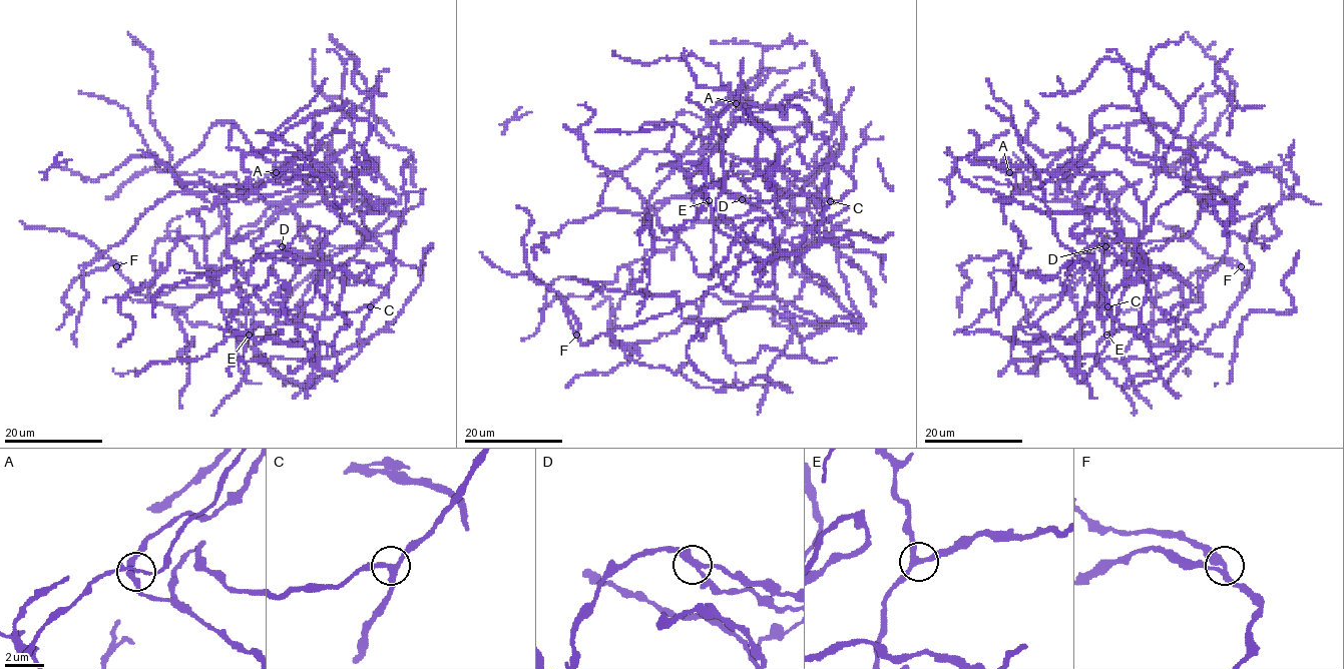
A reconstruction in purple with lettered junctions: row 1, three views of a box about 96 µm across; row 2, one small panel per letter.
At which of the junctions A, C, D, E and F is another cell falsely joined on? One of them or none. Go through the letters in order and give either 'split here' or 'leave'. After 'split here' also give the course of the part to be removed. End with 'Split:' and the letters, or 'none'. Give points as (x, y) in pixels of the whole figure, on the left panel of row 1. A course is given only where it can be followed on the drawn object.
A: leave
C: leave
D: split here | (281, 246), (309, 259), (297, 267), (289, 286), (287, 301), (267, 335)
E: leave
F: leave
Split: D

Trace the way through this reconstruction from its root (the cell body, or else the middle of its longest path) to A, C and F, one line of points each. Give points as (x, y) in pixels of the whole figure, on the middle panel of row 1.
A: (806, 196), (882, 241), (783, 252), (757, 218), (707, 277), (663, 233), (650, 195), (736, 103)
C: (806, 196), (834, 227), (882, 241), (860, 234), (823, 240), (819, 228), (830, 201)
F: (806, 196), (834, 227), (882, 241), (846, 234), (745, 261), (667, 314), (583, 344), (576, 335)

